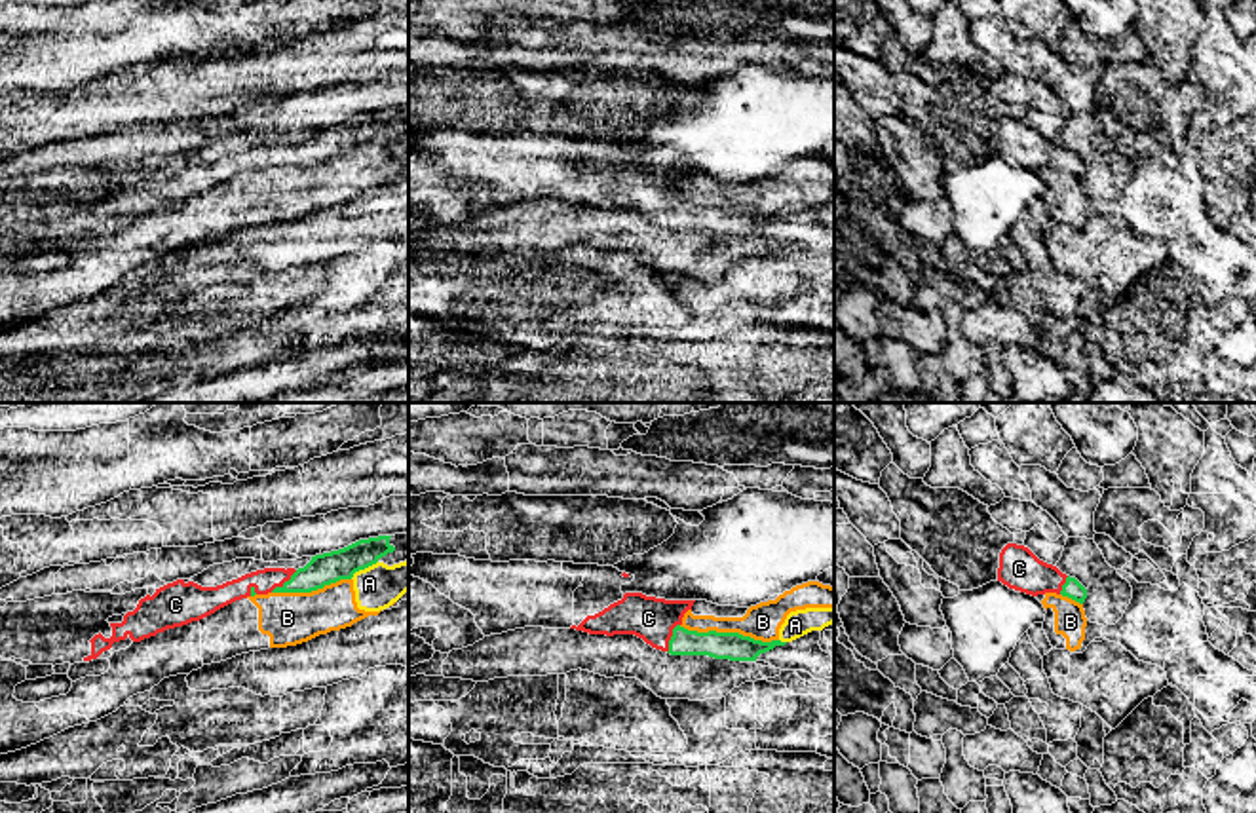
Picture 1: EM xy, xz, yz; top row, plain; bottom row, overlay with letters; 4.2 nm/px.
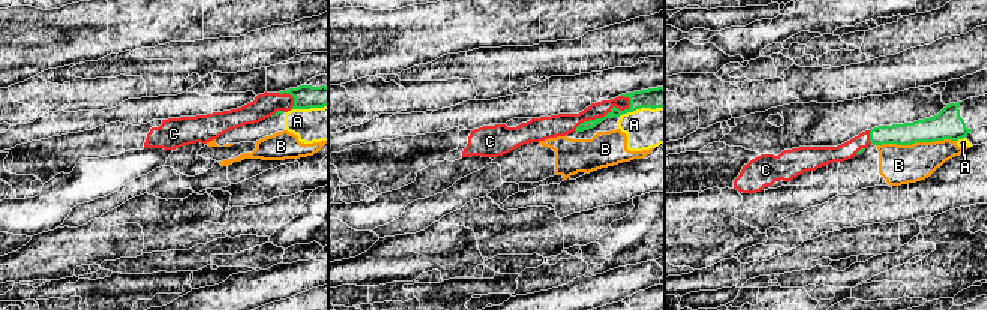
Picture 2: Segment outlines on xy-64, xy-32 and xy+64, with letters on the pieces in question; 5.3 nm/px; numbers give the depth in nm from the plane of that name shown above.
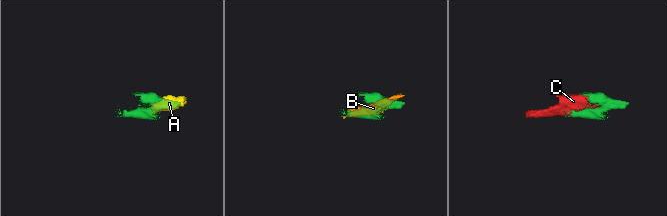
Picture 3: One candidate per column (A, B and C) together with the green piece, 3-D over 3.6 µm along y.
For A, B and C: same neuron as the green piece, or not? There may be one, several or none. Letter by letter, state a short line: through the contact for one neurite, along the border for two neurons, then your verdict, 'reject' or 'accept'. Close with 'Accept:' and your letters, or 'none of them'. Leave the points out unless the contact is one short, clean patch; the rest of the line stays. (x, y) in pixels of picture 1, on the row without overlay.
A: reject
B: line xz (679, 200), (690, 206), (738, 206), (762, 215), (778, 215); reject
C: accept
Accept: C

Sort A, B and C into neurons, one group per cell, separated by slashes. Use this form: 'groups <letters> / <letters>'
groups A B / C

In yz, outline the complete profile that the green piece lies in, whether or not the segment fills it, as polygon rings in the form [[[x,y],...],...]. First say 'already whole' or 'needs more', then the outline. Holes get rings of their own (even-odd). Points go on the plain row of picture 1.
needs more; [[[1007,118],[999,127],[998,156],[1009,163],[1037,171],[1056,167],[1079,179],[1087,173],[1087,163],[1062,148],[1056,141],[1039,135],[1028,122]]]

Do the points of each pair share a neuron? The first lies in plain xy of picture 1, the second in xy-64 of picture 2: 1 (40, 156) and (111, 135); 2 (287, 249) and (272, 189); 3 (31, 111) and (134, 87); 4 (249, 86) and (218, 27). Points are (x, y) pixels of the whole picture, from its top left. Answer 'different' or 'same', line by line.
1: different
2: same
3: same
4: different

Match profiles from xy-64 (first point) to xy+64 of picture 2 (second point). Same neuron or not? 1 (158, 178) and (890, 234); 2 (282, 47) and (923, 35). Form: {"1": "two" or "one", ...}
{"1": "one", "2": "two"}

